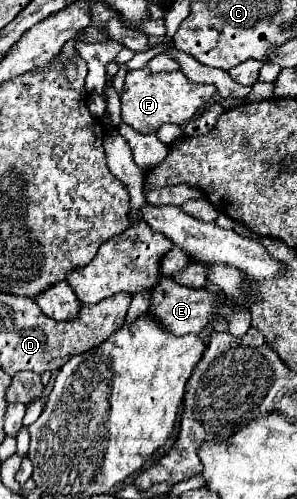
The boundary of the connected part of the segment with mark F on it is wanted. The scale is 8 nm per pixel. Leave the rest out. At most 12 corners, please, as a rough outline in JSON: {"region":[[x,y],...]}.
{"region":[[129,70],[121,118],[137,132],[187,124],[213,98],[181,70]]}

